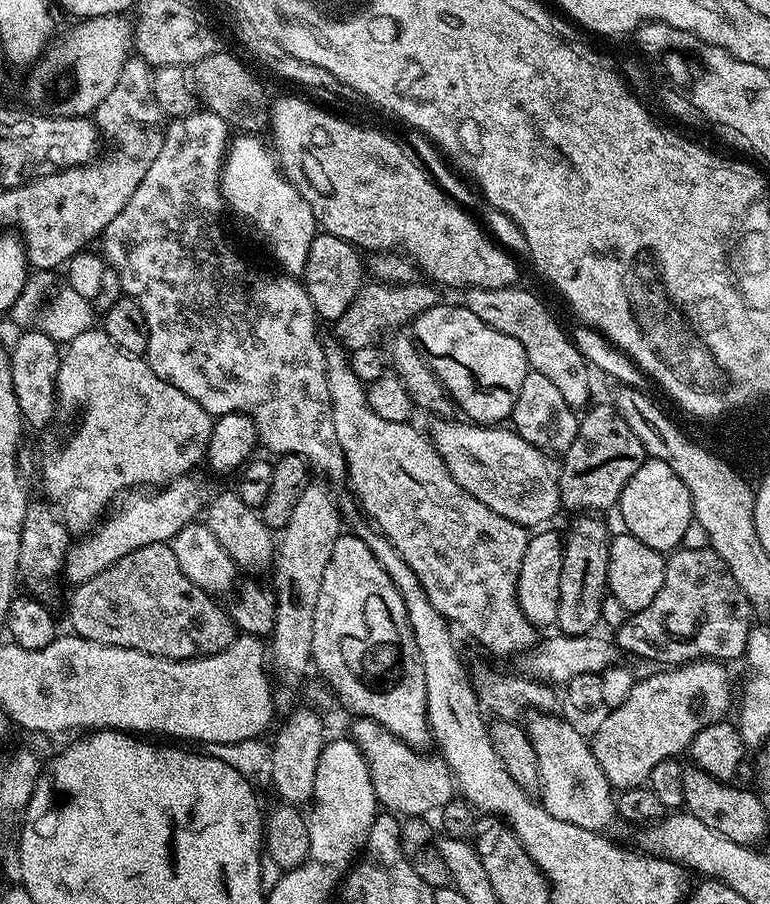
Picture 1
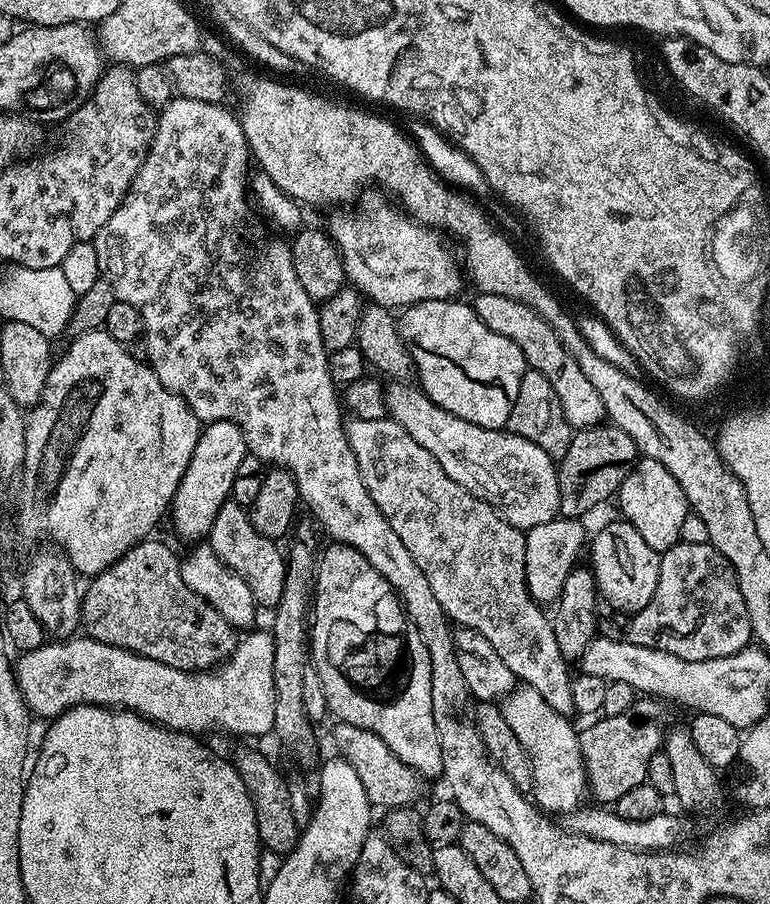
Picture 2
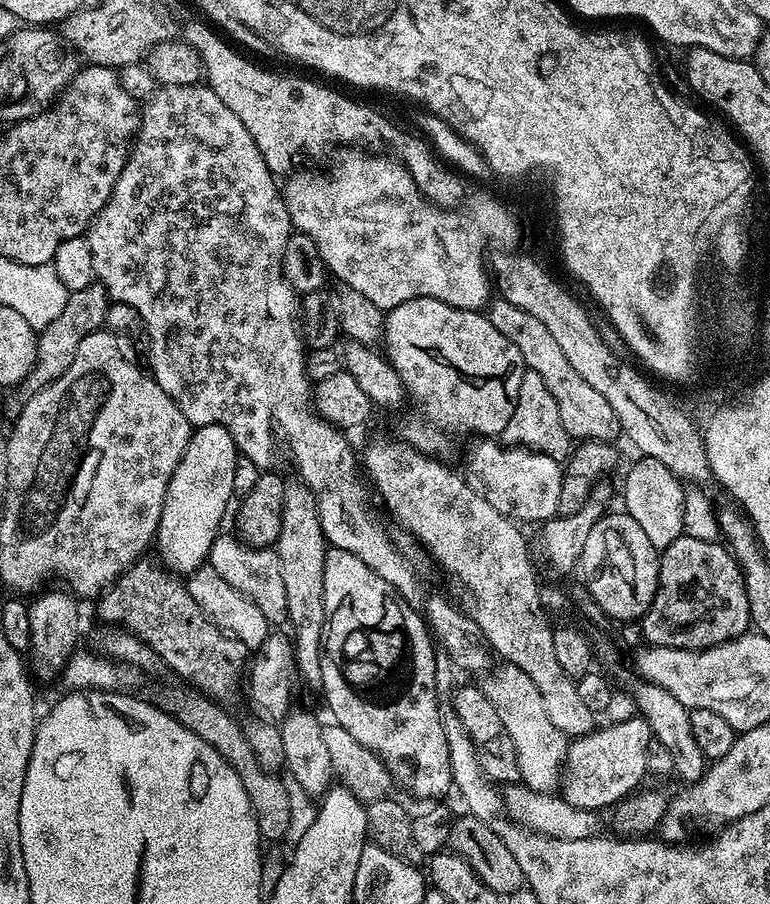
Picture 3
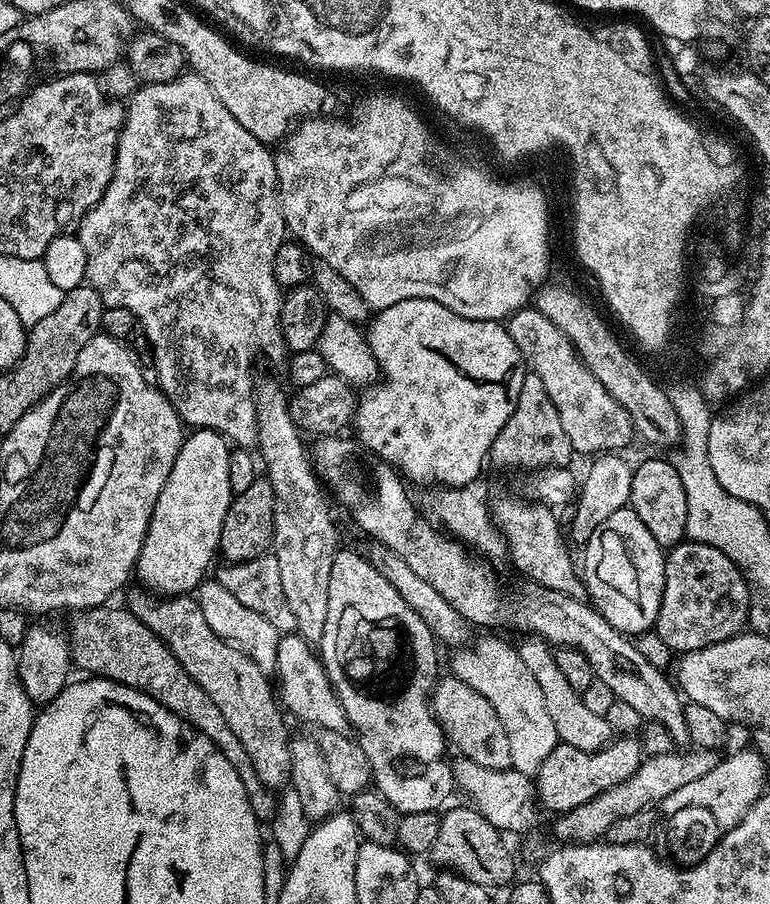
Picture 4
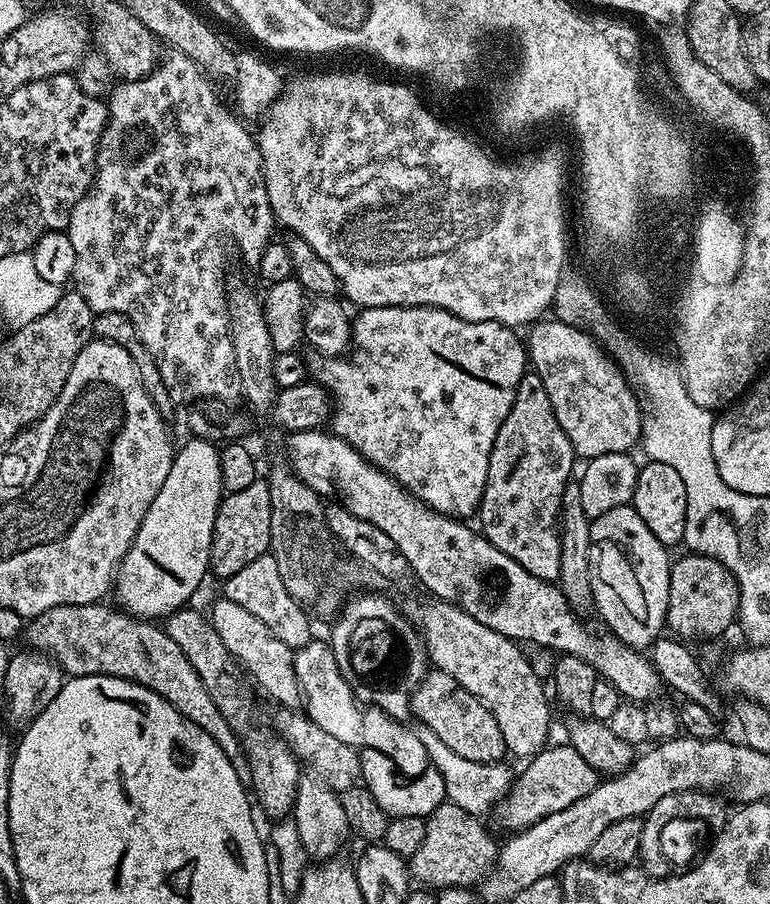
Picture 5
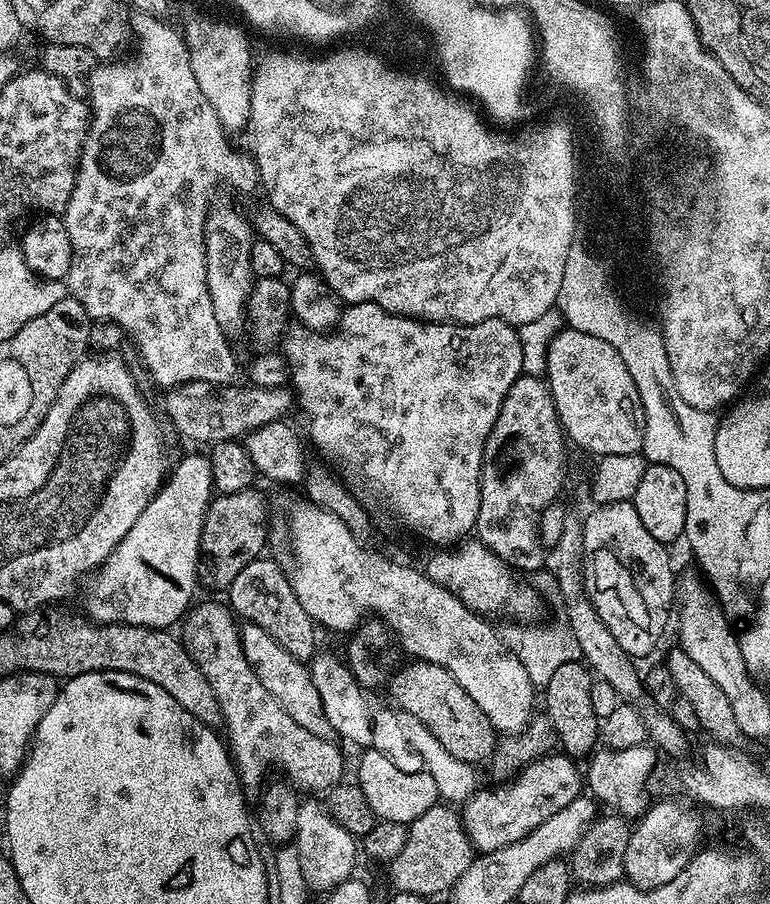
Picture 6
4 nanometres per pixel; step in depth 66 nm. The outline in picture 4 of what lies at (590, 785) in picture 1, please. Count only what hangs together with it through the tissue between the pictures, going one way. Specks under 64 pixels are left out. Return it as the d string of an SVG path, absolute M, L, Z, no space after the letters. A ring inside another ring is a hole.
M484 634L484 637L481 638L480 652L453 651L450 672L462 682L466 682L466 686L470 686L470 690L478 690L478 694L482 694L482 698L486 698L486 702L490 702L490 706L494 706L494 714L498 714L498 722L502 722L502 726L506 726L506 738L510 738L512 767L518 769L522 774L535 777L540 767L546 762L546 758L550 758L550 754L556 749L558 741L554 721L551 720L550 713L546 710L546 698L542 698L542 686L538 686L538 682L534 679L534 674L530 674L526 662L522 662L519 647L511 648L506 641L499 640L498 637L492 635L496 634Z

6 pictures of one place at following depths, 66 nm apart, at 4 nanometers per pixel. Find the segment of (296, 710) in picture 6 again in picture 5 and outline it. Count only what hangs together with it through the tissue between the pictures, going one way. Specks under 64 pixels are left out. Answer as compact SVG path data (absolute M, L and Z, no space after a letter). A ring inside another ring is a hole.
M217 598L212 604L210 623L218 638L222 638L222 646L226 646L232 659L251 677L259 691L261 688L270 699L277 700L280 706L288 710L295 709L301 703L298 678L292 669L293 648L286 646L286 642L278 642L278 638L266 630L265 624L254 618L254 614L248 613L244 607L238 606L238 602Z

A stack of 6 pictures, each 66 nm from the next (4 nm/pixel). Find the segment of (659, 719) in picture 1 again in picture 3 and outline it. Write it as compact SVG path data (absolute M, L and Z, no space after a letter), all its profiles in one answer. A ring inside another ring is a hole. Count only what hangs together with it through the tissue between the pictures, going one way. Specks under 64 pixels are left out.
M637 714L629 721L618 724L608 722L604 726L587 732L585 736L577 736L569 743L562 769L562 795L566 802L570 802L570 806L611 809L633 795L649 775L646 766L647 747L654 737L643 716Z

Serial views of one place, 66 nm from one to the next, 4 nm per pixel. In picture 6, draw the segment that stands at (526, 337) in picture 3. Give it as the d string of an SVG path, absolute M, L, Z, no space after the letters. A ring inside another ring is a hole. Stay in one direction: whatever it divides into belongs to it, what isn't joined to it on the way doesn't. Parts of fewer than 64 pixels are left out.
M564 326L548 344L544 376L560 419L560 427L571 443L573 440L582 451L593 452L596 458L614 454L634 455L643 449L644 407L638 386L634 378L630 378L630 370L626 370L622 354L618 354L610 342L602 342L602 338L594 338L594 334L582 334L582 330Z

